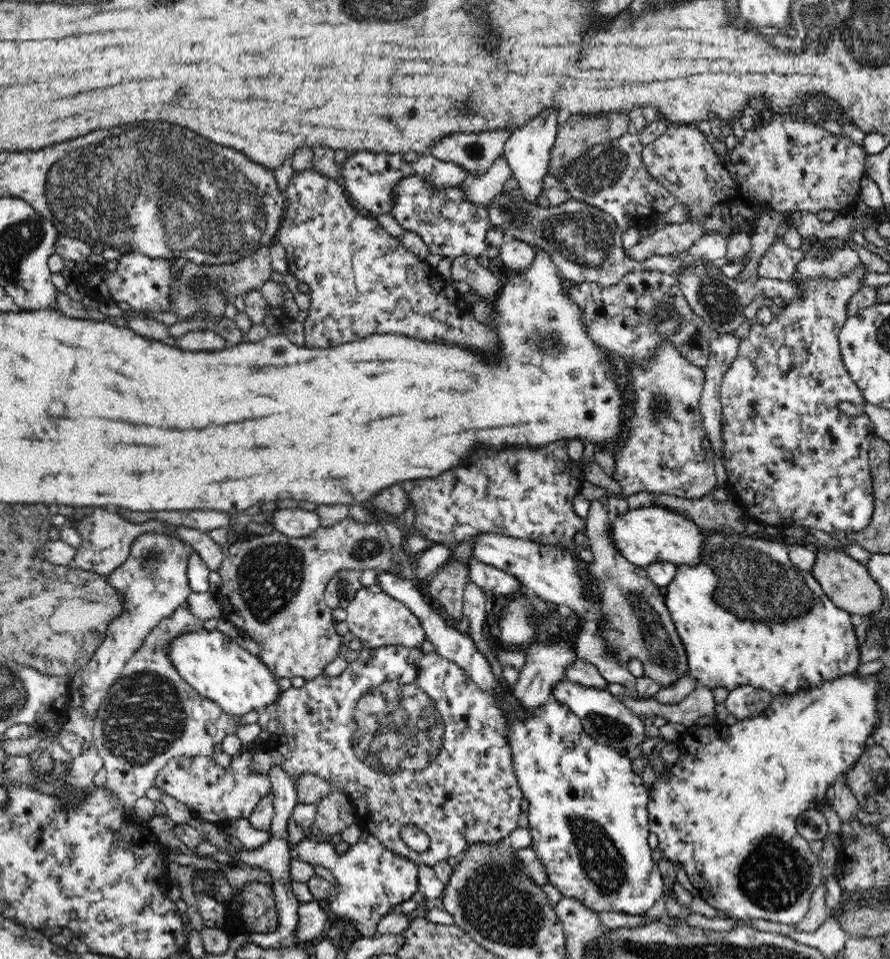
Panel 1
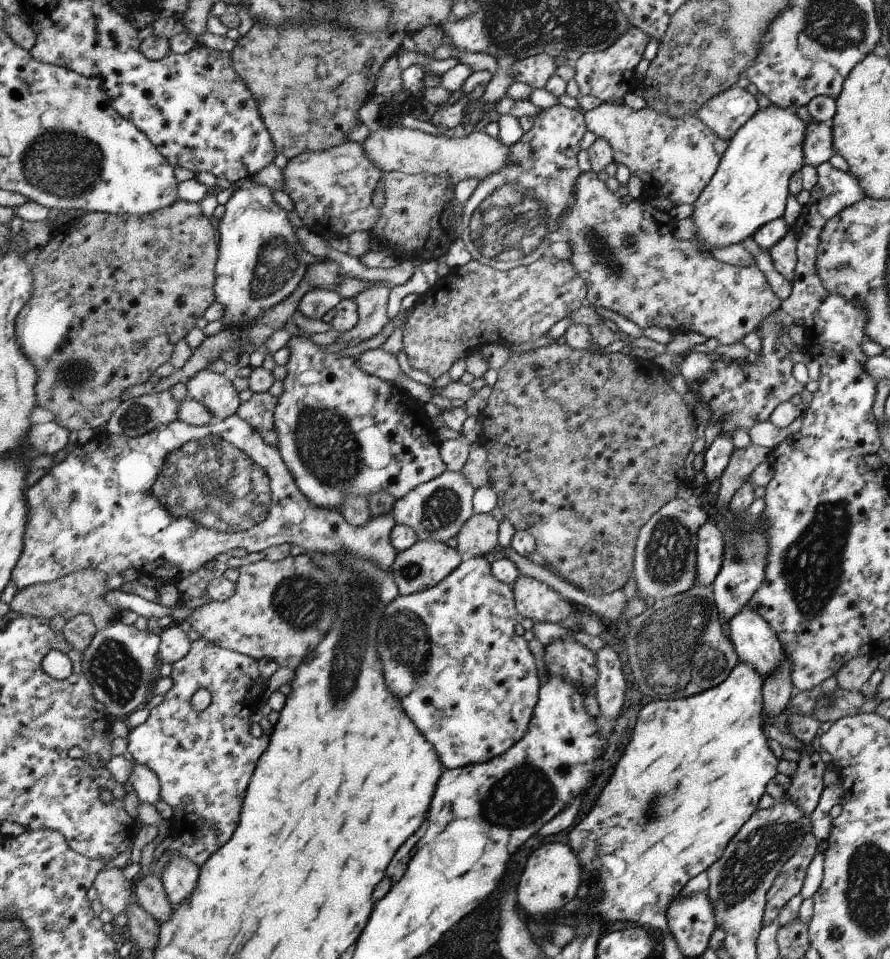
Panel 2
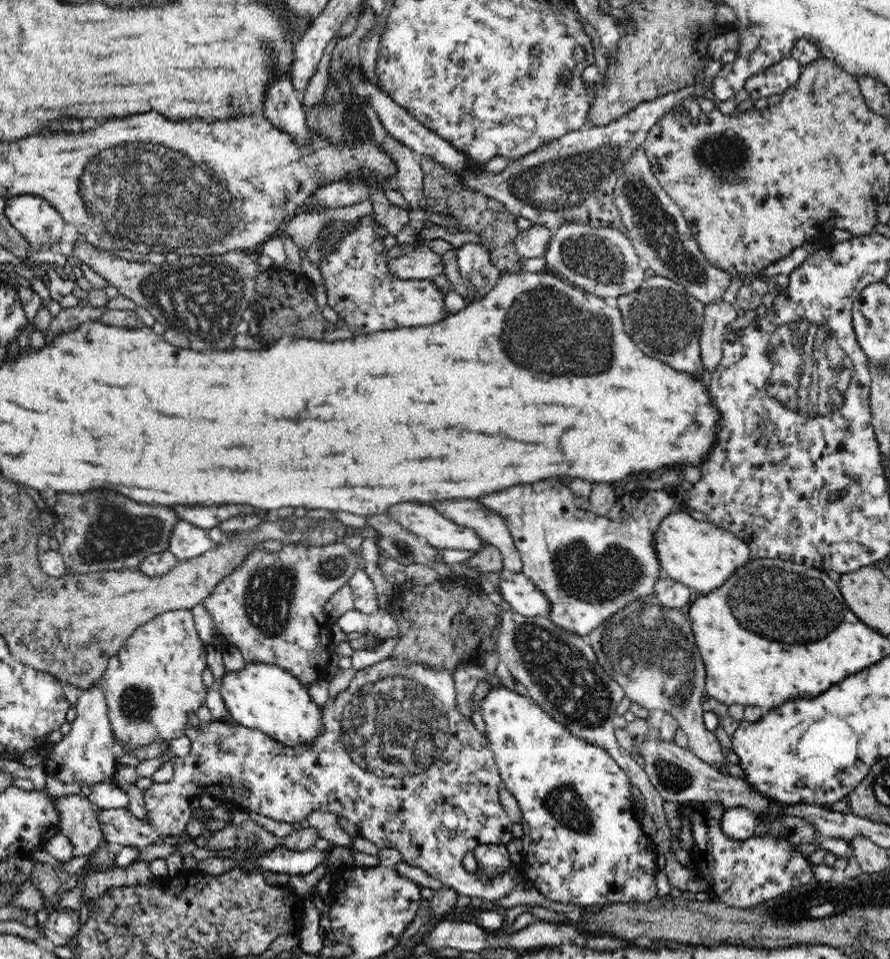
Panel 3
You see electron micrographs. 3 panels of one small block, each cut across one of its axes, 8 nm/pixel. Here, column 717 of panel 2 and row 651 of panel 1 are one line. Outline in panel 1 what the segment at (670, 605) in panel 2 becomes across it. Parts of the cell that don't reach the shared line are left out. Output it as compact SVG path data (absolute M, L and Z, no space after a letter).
M592 500L585 519L584 533L589 540L588 547L593 552L593 562L588 569L590 575L601 581L603 589L603 619L595 625L596 631L605 640L607 650L617 656L620 664L627 665L630 660L640 660L644 668L643 677L663 687L670 687L684 674L690 673L684 643L672 622L660 587L647 575L646 568L633 565L614 547L610 539L608 511L603 502Z

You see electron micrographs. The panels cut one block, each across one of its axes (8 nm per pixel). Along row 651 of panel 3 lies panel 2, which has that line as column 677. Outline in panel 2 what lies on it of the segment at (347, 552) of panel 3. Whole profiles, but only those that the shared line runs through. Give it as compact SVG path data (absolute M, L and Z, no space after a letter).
M594 171L580 173L574 186L574 204L560 216L557 231L570 244L572 256L569 261L586 283L586 303L612 310L641 329L663 328L673 334L698 332L707 339L716 338L726 346L742 342L748 332L757 332L764 318L780 309L781 304L764 273L756 265L742 267L720 262L713 253L700 250L694 239L676 240L668 228L662 232L660 220L666 218L666 211L652 207L649 202L622 202L620 194L608 190Z

